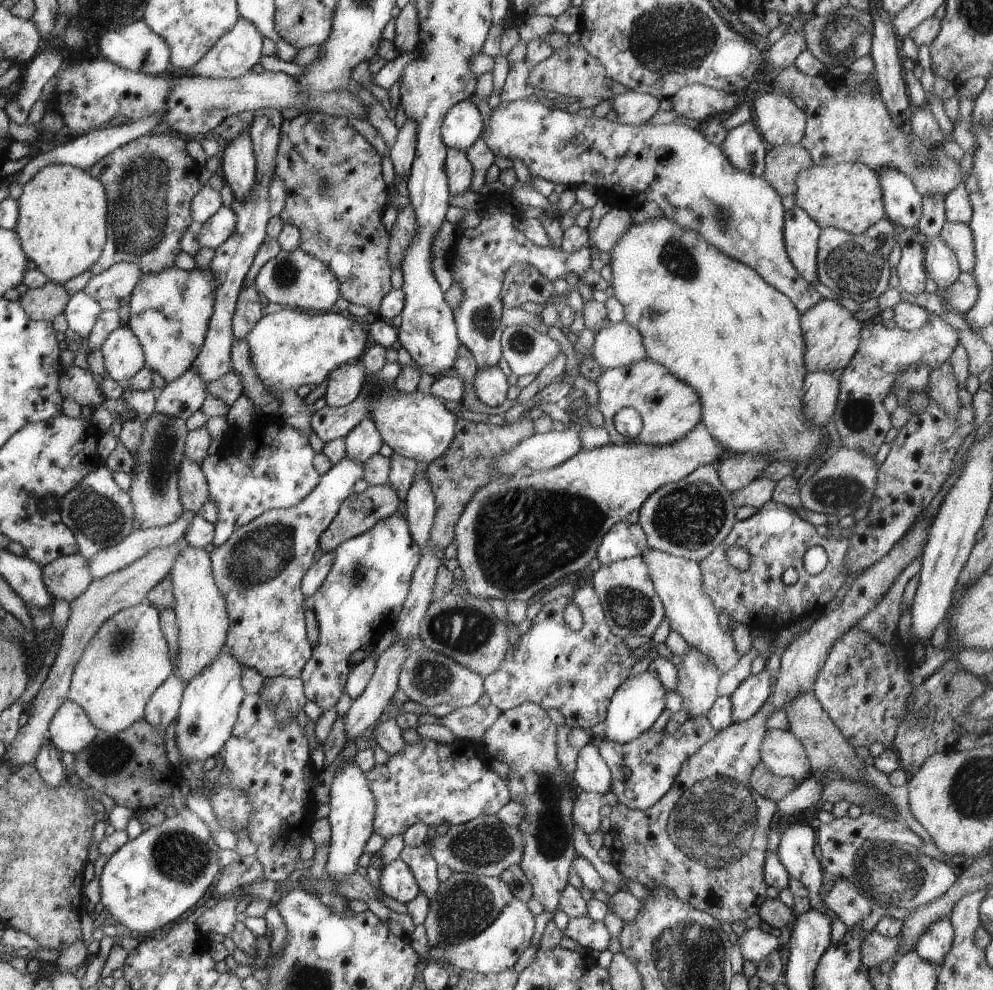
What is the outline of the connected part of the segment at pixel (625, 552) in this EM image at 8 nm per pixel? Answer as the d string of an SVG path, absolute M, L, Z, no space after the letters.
M620 522L603 536L596 552L602 566L641 556L647 549L646 534L638 524Z

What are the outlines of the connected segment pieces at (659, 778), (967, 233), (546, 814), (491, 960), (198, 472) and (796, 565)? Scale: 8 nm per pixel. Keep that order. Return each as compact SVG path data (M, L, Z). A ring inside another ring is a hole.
M702 716L702 718L688 718L672 734L665 729L661 732L648 730L628 744L616 744L612 740L599 738L598 751L612 774L610 791L618 798L619 804L624 804L631 810L644 811L651 808L670 790L686 758L696 754L716 734L710 722Z
M946 222L939 235L956 254L959 270L964 273L974 271L975 249L973 235L968 224Z
M526 702L516 706L498 716L498 719L486 730L483 739L486 751L495 760L508 764L509 772L505 782L510 792L511 801L520 802L526 808L524 820L520 822L519 830L522 834L523 854L519 867L530 882L533 898L544 906L548 914L558 911L561 893L569 884L570 867L579 855L574 848L574 822L571 813L574 808L572 790L575 787L572 773L562 769L557 756L557 725L552 722L547 712L534 702Z
M512 898L510 904L506 904L500 912L500 916L488 926L483 932L474 936L471 940L452 944L450 948L432 947L422 957L431 962L448 962L459 971L473 971L481 974L498 974L502 970L508 970L514 966L524 951L531 946L531 940L535 932L536 919L528 902L520 898Z
M184 454L181 469L178 472L178 480L180 481L181 504L185 510L199 515L202 506L208 502L209 496L209 486L201 464L190 460Z
M772 500L766 502L766 504L762 504L762 506L758 508L758 512L756 512L753 516L750 516L750 518L742 521L737 521L734 524L732 530L730 530L728 536L726 536L726 539L709 556L706 556L704 560L700 560L699 568L702 574L702 590L704 594L706 594L706 596L712 600L712 604L714 604L714 607L718 612L725 611L731 616L732 620L736 621L738 624L746 624L746 626L750 628L754 624L754 620L756 620L758 624L760 624L760 622L762 622L762 624L768 624L768 622L776 622L776 624L780 624L780 628L776 630L778 632L781 629L790 629L790 627L793 627L794 624L798 624L798 622L802 622L802 620L806 620L806 618L810 618L810 616L821 616L823 607L827 606L828 602L831 602L836 597L839 588L842 587L842 585L846 582L846 578L849 576L848 572L846 572L846 566L844 566L844 562L846 562L846 554L848 554L848 548L850 548L850 544L846 538L839 536L838 533L833 536L829 535L822 538L822 536L818 535L816 529L817 528L810 524L810 522L802 520L802 516L800 516L800 514L796 514L796 512L792 508L786 506L786 504L776 503ZM730 546L738 546L738 548L744 548L744 550L748 550L748 552L752 554L752 566L749 572L746 572L745 570L738 570L738 568L734 568L734 566L728 562L728 558L726 558L726 550L728 550ZM812 546L820 546L821 548L824 548L824 551L826 554L828 554L828 565L826 568L824 568L824 571L820 572L820 574L817 576L810 576L810 574L804 570L804 564L802 563L802 558L804 558L806 550L808 550L808 548L812 548ZM790 567L796 569L800 574L800 577L798 578L798 582L796 582L796 584L792 586L786 586L786 584L784 584L782 581L782 576L783 573Z

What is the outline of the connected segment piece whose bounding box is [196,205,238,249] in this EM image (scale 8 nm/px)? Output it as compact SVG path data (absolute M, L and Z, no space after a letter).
M223 205L214 216L208 218L202 224L202 230L198 234L198 238L196 238L199 249L216 249L221 246L234 232L236 220L238 218L236 218L234 210Z

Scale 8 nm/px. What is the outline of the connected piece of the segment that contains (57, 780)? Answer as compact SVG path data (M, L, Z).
M47 740L40 748L40 752L38 752L38 756L33 763L46 784L50 785L50 788L58 788L68 780L65 764L62 764L61 757L62 753L54 747L53 743Z

